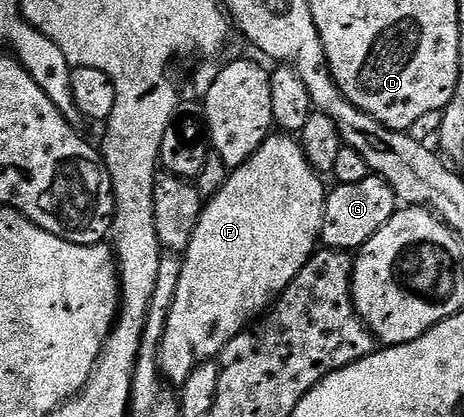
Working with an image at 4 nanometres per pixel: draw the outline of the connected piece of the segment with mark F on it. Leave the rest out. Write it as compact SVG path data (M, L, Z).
M283 132L272 133L248 162L228 173L221 192L204 205L193 240L182 255L181 284L177 284L177 296L173 296L173 308L159 345L159 369L164 378L182 384L197 363L218 359L226 346L248 329L301 272L323 232L329 193L323 182L309 164L302 145Z

